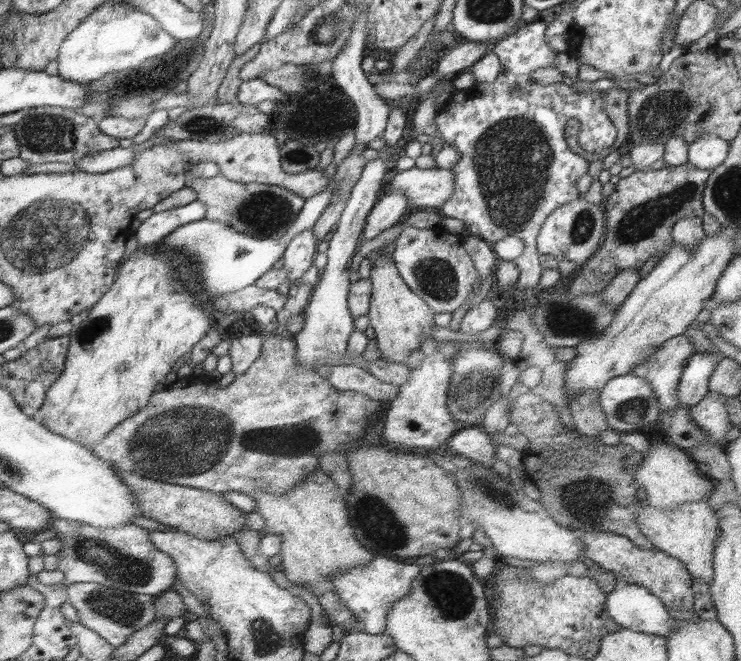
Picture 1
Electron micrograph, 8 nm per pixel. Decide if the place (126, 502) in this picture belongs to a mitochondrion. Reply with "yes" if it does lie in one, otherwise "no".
no

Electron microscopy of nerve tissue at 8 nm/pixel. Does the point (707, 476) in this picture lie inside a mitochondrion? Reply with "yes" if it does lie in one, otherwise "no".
no

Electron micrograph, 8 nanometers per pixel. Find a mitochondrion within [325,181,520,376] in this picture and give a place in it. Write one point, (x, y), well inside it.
(438, 279)

